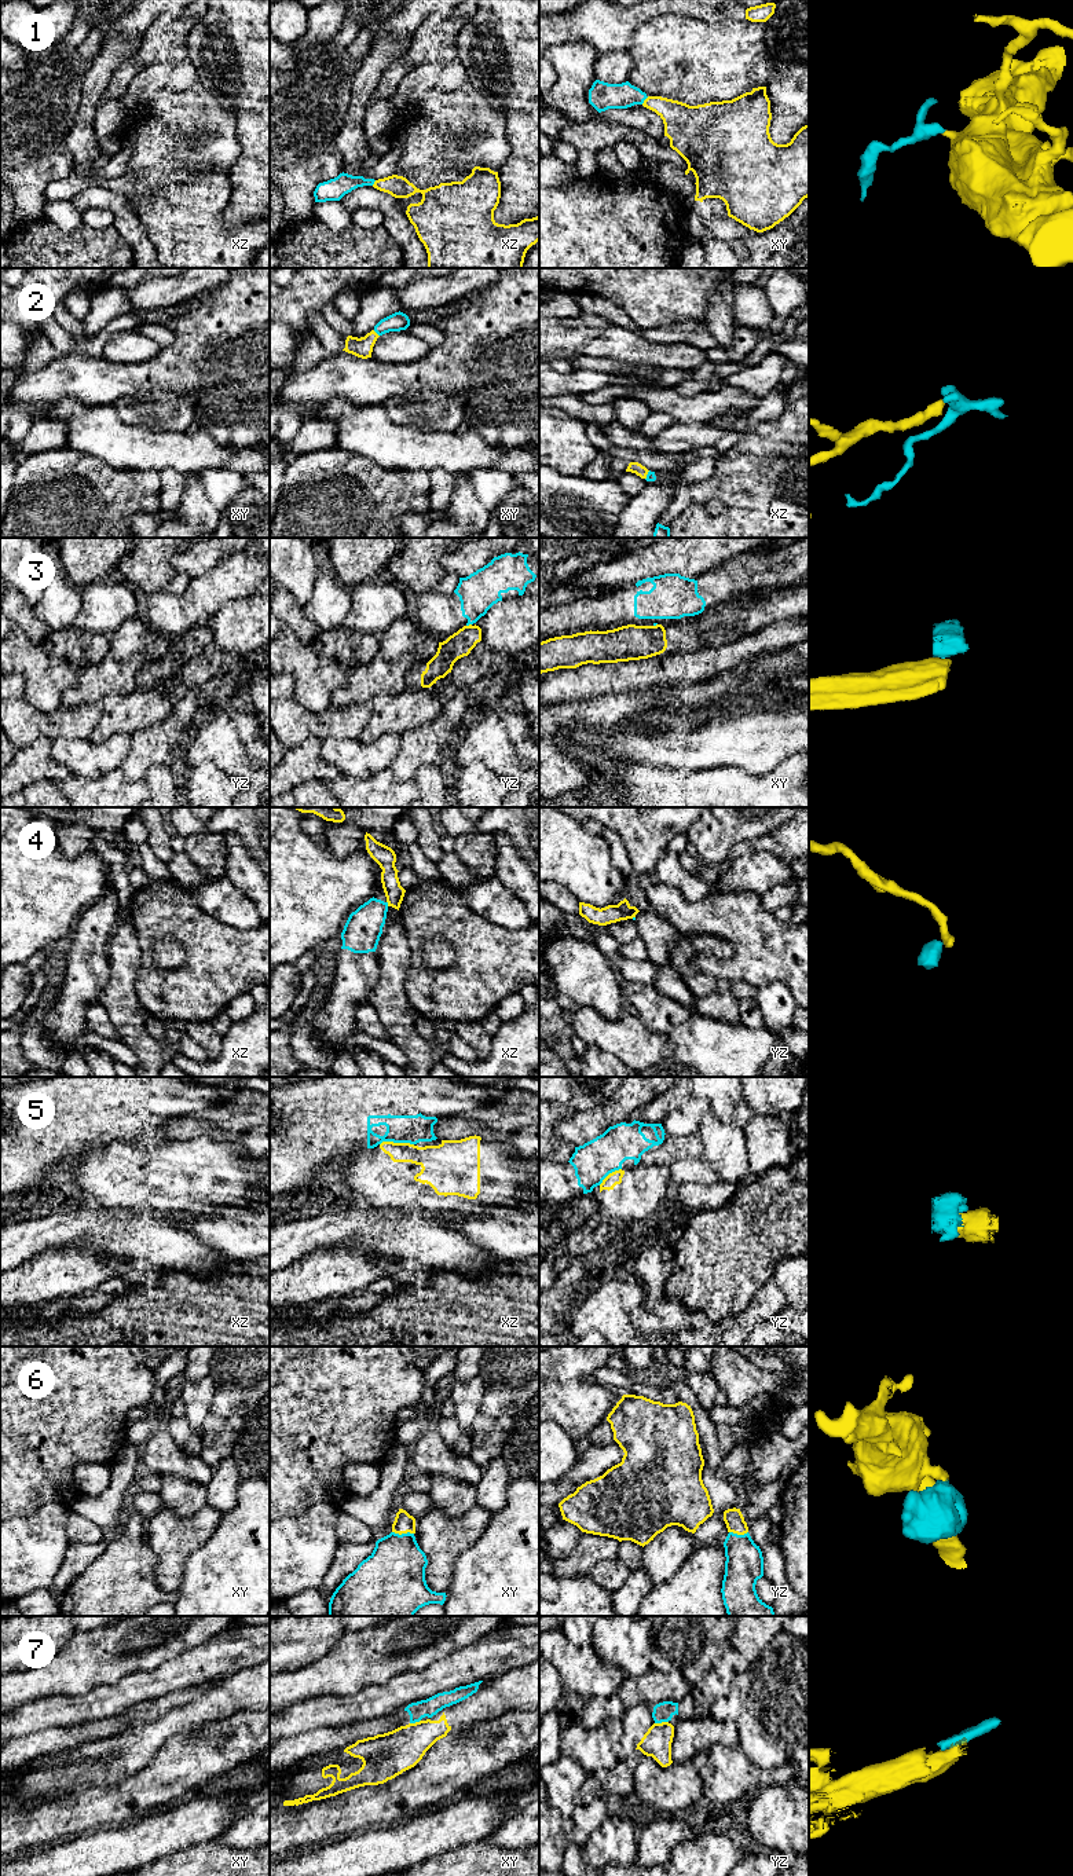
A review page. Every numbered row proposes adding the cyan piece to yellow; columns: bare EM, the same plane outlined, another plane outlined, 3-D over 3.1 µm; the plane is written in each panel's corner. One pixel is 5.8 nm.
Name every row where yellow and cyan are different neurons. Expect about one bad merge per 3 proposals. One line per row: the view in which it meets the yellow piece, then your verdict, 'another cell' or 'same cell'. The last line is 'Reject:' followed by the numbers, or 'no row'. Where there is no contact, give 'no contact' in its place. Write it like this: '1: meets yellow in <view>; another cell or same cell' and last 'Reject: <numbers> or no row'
1: meets yellow in xy; same cell
2: meets yellow in xy; same cell
3: meets yellow in yz; another cell
4: meets yellow in xz; another cell
5: meets yellow in xz; another cell
6: meets yellow in xy; same cell
7: meets yellow in yz; another cell
Reject: 3, 4, 5, 7

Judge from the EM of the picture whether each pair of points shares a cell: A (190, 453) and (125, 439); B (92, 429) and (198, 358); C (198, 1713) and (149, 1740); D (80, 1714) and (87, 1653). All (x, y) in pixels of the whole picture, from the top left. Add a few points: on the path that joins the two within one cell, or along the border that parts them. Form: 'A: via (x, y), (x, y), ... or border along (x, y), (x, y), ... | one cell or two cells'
A: via (174, 450), (142, 449) | one cell
B: border along (79, 400), (87, 405), (112, 405) | two cells
C: via (186, 1718), (161, 1730) | one cell
D: border along (113, 1684), (101, 1684), (81, 1695), (50, 1695) | two cells

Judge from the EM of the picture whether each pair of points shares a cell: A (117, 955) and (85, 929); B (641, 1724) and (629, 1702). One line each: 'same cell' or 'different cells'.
A: different cells
B: different cells

